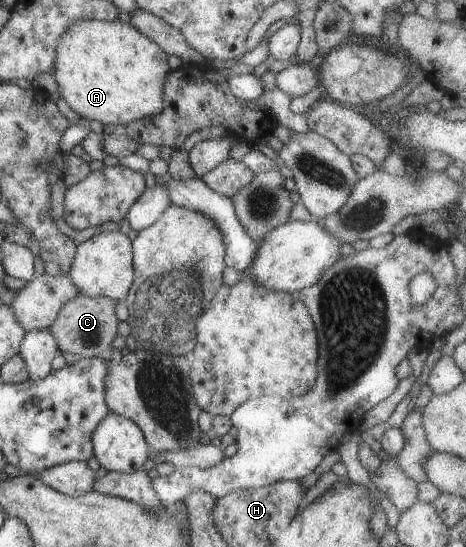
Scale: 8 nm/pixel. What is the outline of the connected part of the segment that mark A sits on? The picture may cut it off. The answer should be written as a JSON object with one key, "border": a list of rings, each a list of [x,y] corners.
{"border":[[[77,19],[58,36],[55,72],[52,75],[59,87],[60,96],[79,117],[97,121],[101,125],[110,124],[119,130],[129,122],[159,114],[163,108],[163,82],[169,71],[167,55],[163,49],[129,23],[121,22],[119,19]]]}

